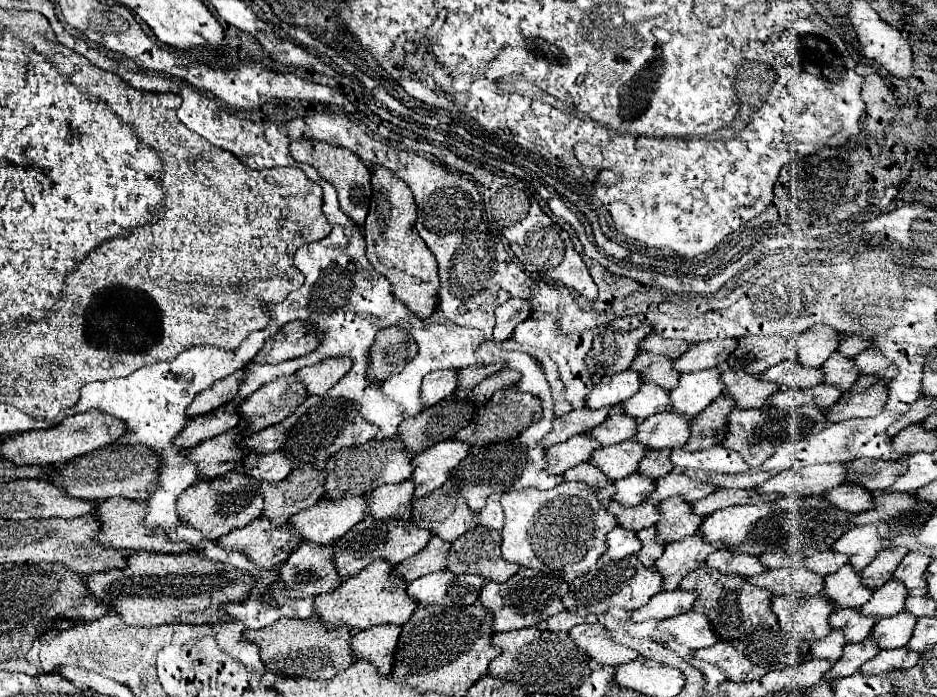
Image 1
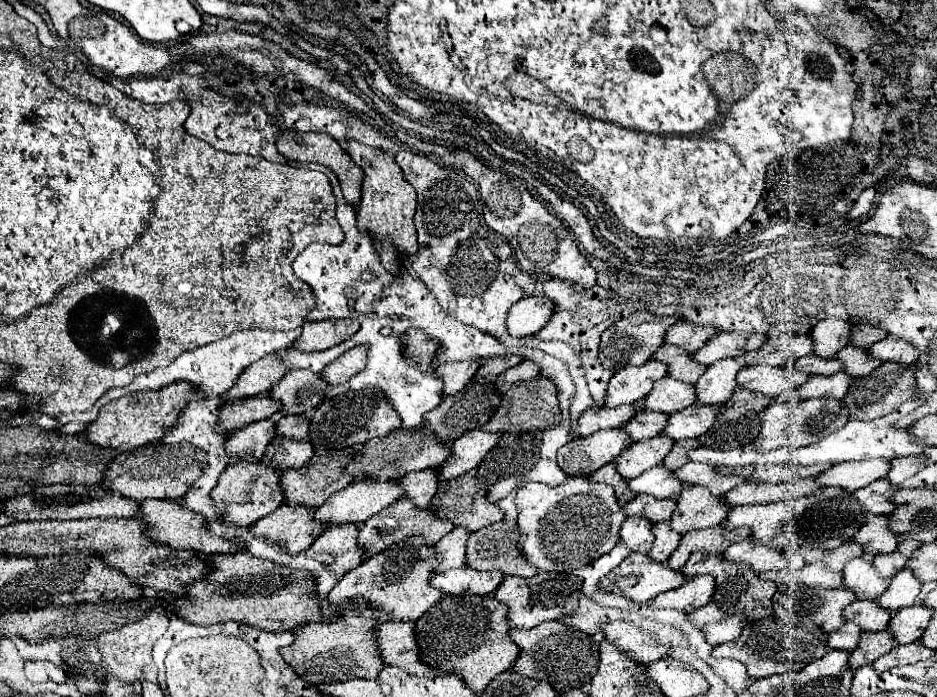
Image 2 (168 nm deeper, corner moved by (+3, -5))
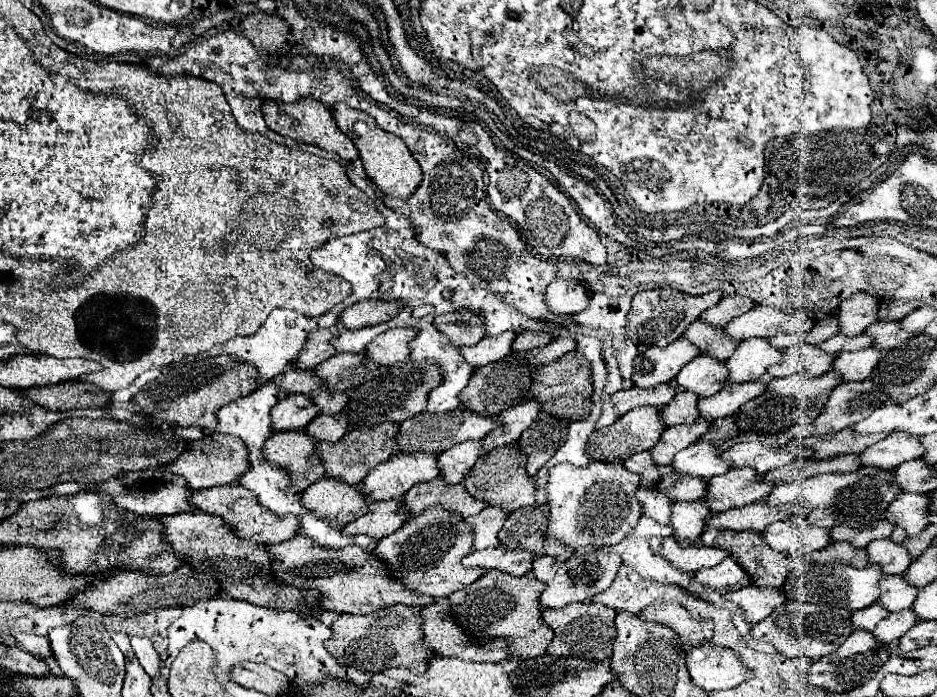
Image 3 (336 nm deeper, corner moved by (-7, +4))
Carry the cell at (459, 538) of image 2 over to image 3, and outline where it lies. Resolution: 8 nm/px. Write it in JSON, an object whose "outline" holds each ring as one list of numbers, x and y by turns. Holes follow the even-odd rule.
{"outline":[[486,506,480,514,468,516,464,522,468,522,468,526,472,526,472,532,474,532,472,550,486,550,486,548,500,546,498,532,506,516,508,514,504,514,498,506]]}

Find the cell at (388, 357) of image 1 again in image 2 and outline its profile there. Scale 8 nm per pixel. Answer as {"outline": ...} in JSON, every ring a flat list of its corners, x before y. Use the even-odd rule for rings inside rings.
{"outline":[[416,327,408,329,408,333,406,333,406,351,408,351,410,357,414,357,414,361,418,363,418,367,422,371,426,371,434,365,434,357,436,357,438,349,440,349,440,343,434,341,422,329,416,329]]}

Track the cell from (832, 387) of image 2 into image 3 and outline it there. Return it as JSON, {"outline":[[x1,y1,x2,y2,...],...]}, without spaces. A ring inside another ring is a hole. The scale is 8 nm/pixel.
{"outline":[[864,348,860,352,844,352,840,354,834,364,832,372,840,374,844,382,854,382,854,380,866,380,874,366,880,360,880,352,874,348]]}

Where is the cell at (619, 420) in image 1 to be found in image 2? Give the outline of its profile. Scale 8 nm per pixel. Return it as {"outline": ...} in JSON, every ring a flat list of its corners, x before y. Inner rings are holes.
{"outline":[[642,409,642,411,638,411,638,415,634,415,634,419,630,423,624,425,624,429,628,431,628,435,634,441,640,441,640,439,658,437,664,431,666,423,668,423,668,415]]}

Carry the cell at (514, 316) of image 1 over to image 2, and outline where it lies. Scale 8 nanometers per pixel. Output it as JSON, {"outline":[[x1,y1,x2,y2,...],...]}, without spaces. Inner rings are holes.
{"outline":[[526,297,518,301,508,315,508,331,512,337,526,337,540,331,554,315,554,301,548,297]]}

